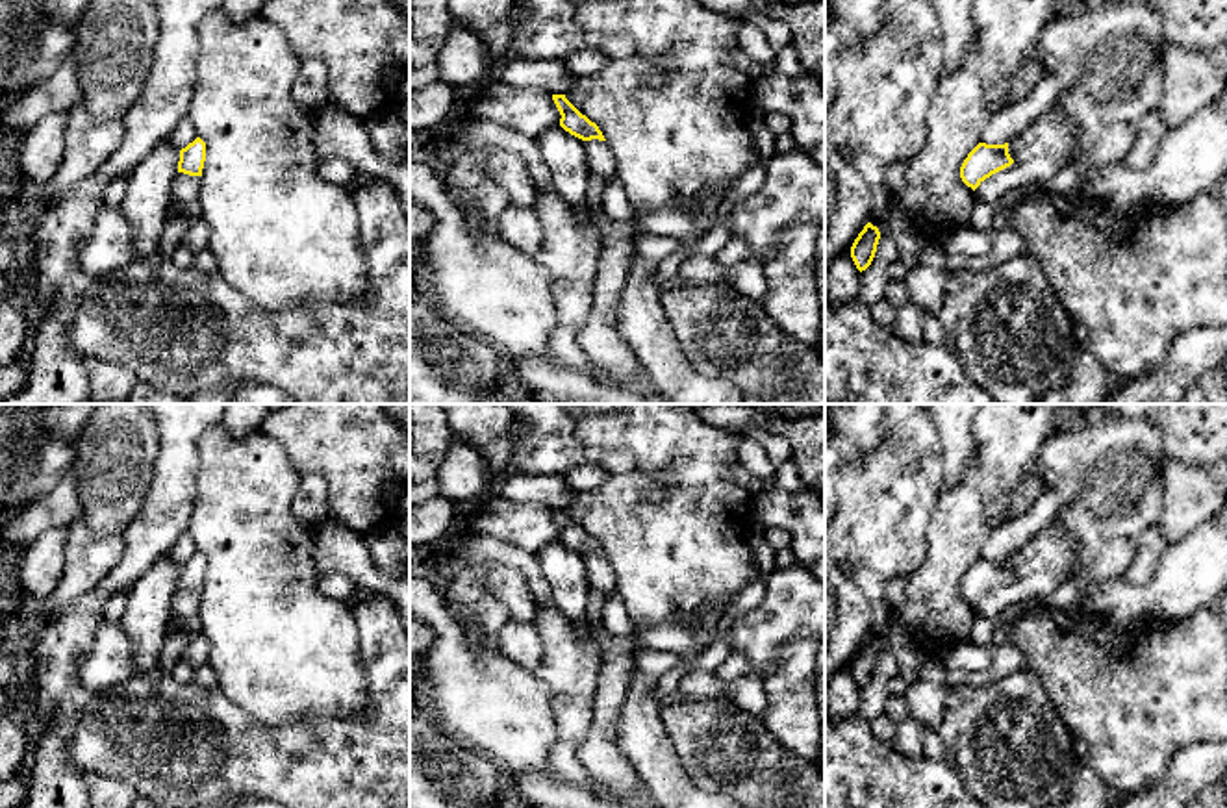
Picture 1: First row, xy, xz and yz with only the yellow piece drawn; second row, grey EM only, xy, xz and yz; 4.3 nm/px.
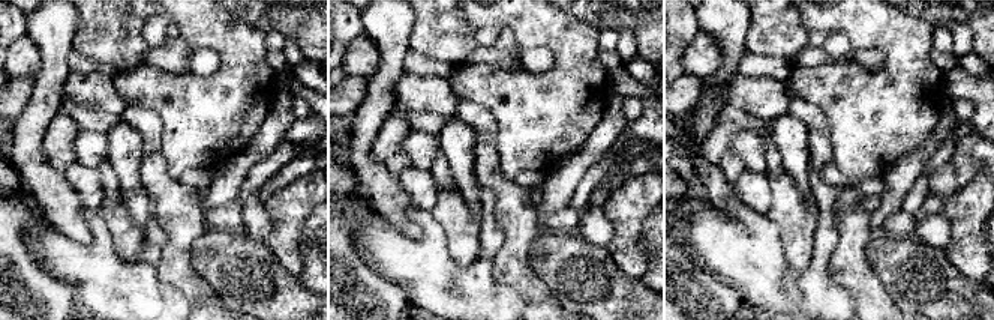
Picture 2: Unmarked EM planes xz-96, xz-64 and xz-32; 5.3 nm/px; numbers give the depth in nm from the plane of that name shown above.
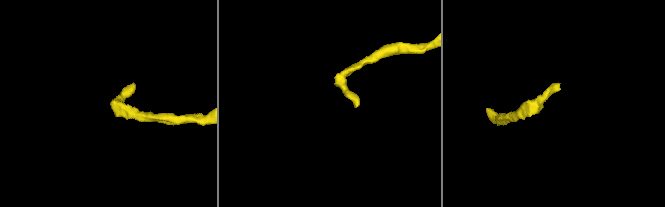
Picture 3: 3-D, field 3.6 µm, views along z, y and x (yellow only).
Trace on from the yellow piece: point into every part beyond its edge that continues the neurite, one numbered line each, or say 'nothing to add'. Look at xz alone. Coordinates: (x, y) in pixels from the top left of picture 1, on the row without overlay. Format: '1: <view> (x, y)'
1: xz (601, 575)

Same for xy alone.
1: xy (184, 603)

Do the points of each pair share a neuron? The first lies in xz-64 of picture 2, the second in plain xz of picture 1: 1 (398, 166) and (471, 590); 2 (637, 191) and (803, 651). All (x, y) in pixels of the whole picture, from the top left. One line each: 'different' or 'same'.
1: same
2: same

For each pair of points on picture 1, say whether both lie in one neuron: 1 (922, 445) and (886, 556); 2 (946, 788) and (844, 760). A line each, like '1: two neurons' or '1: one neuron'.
1: one neuron
2: one neuron

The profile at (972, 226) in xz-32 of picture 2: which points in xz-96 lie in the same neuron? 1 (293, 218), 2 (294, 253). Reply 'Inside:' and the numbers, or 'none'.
Inside: 1, 2

